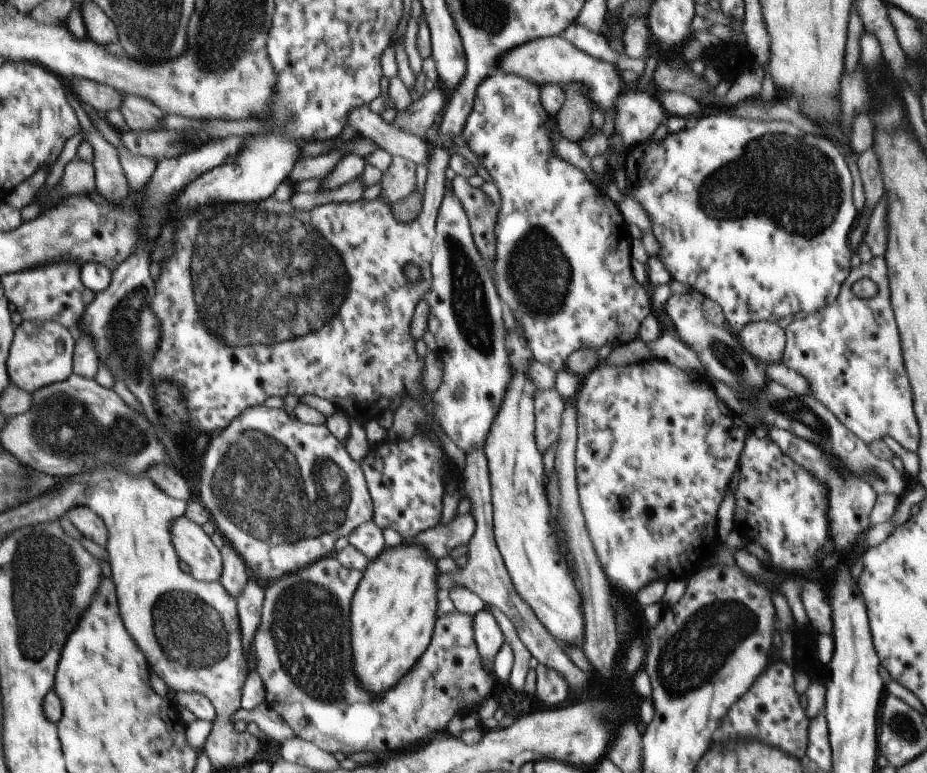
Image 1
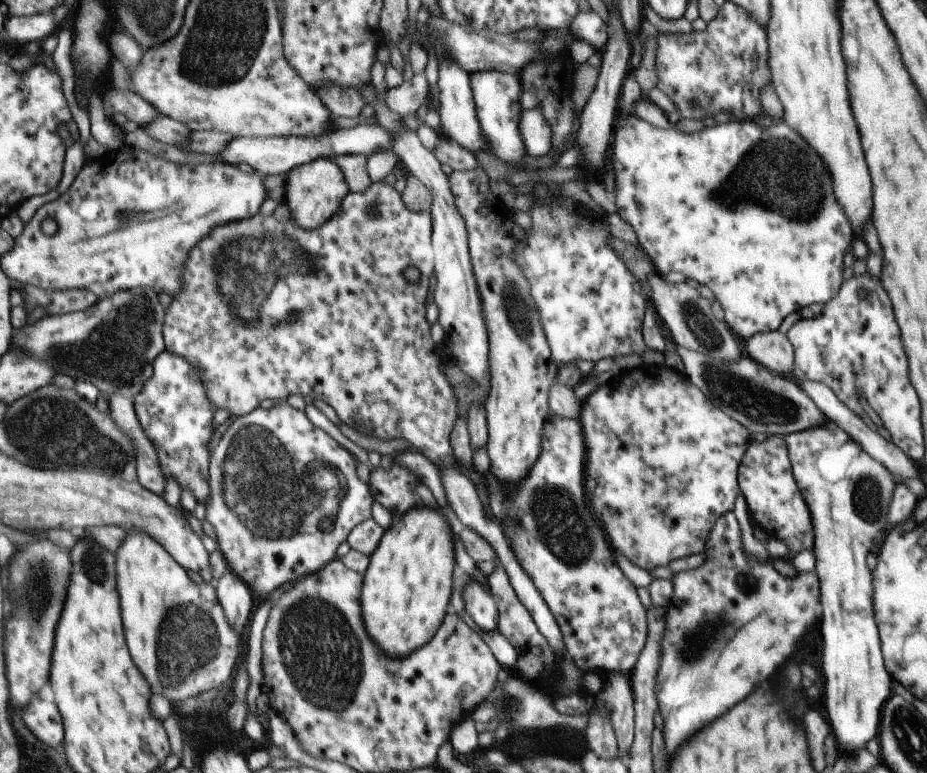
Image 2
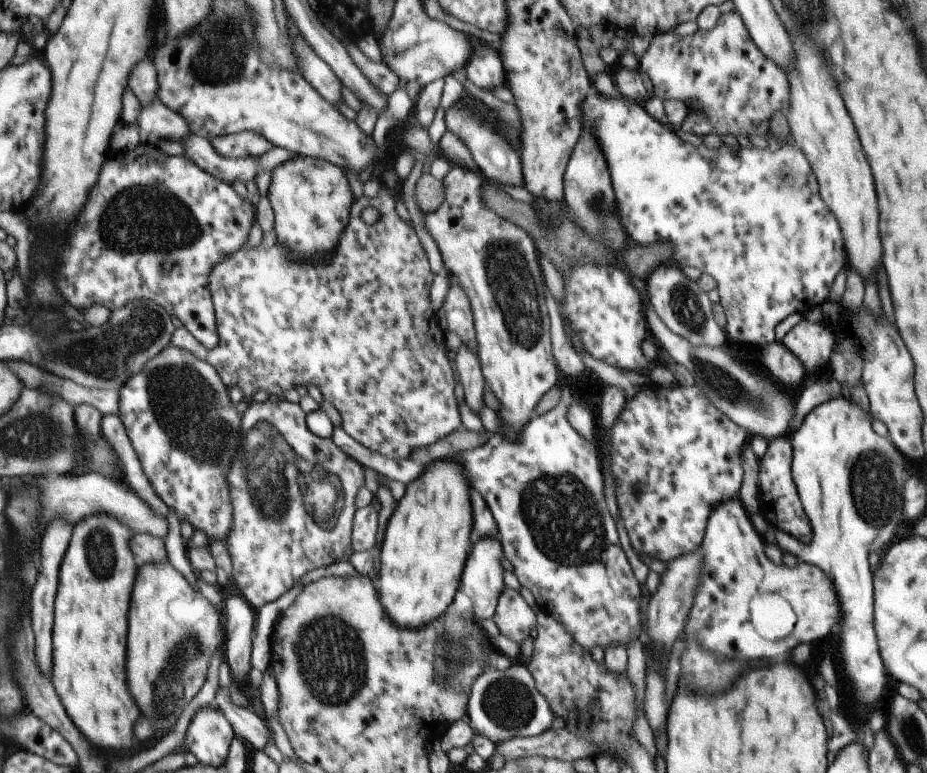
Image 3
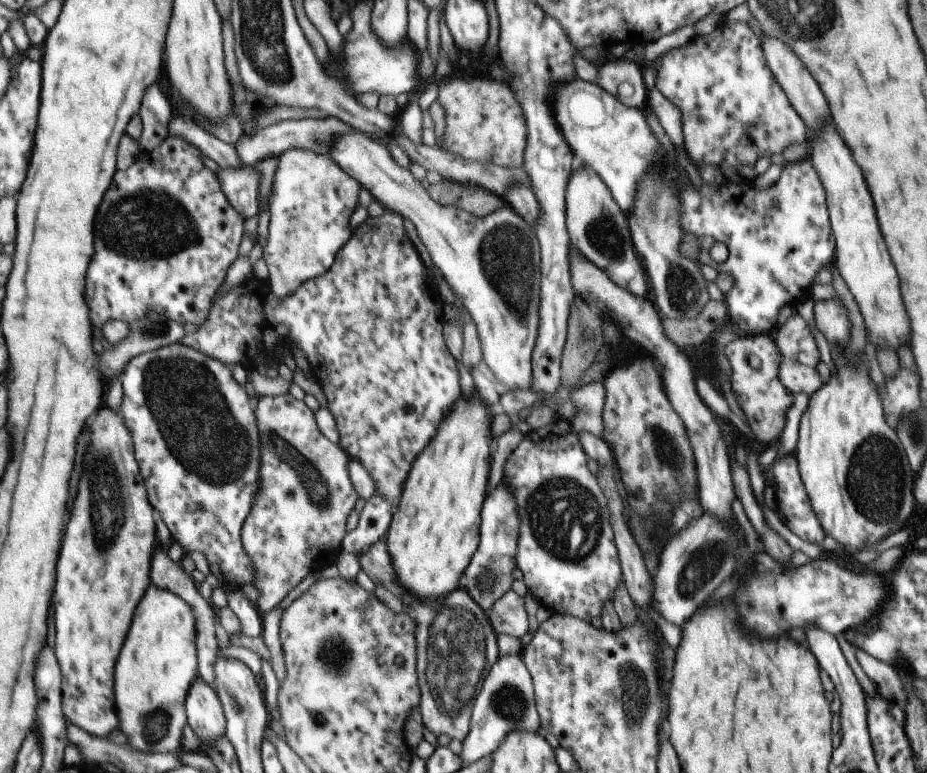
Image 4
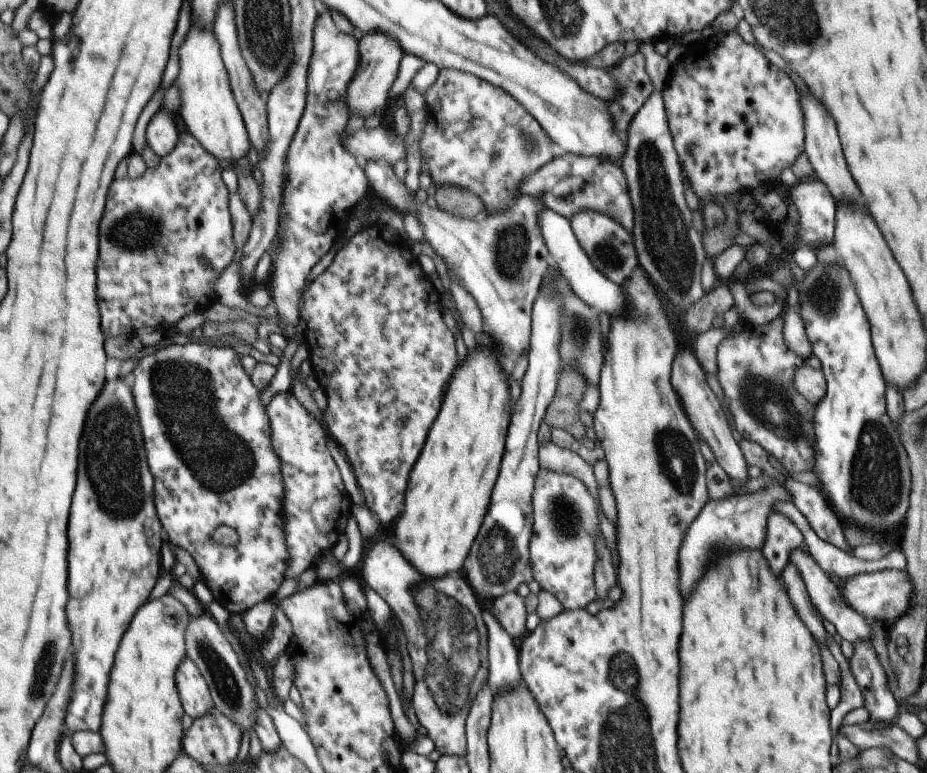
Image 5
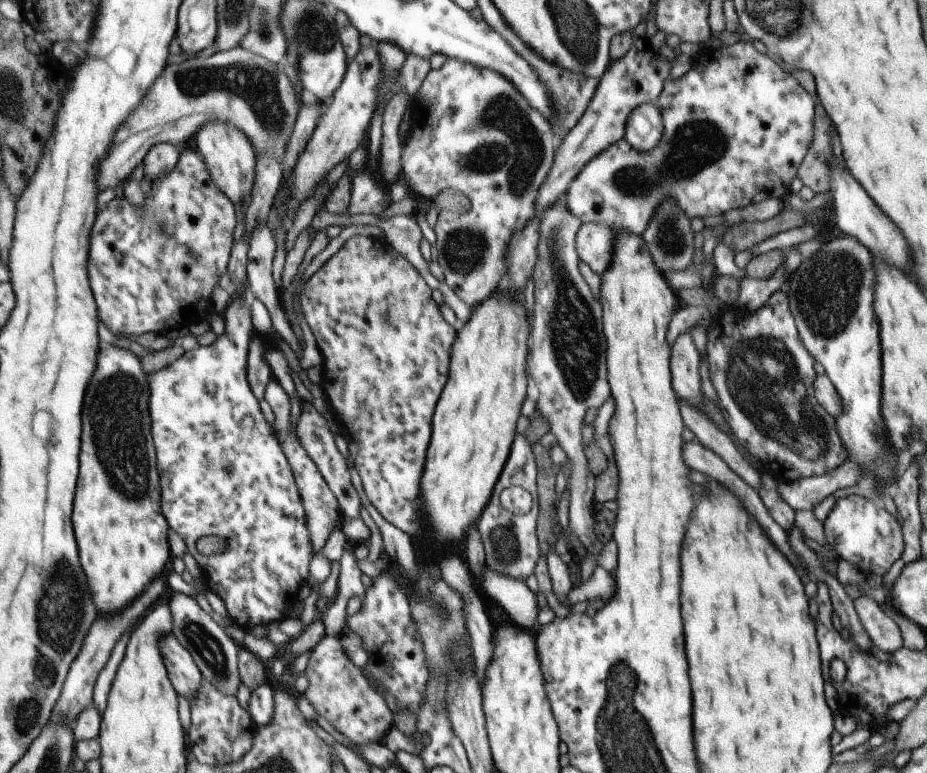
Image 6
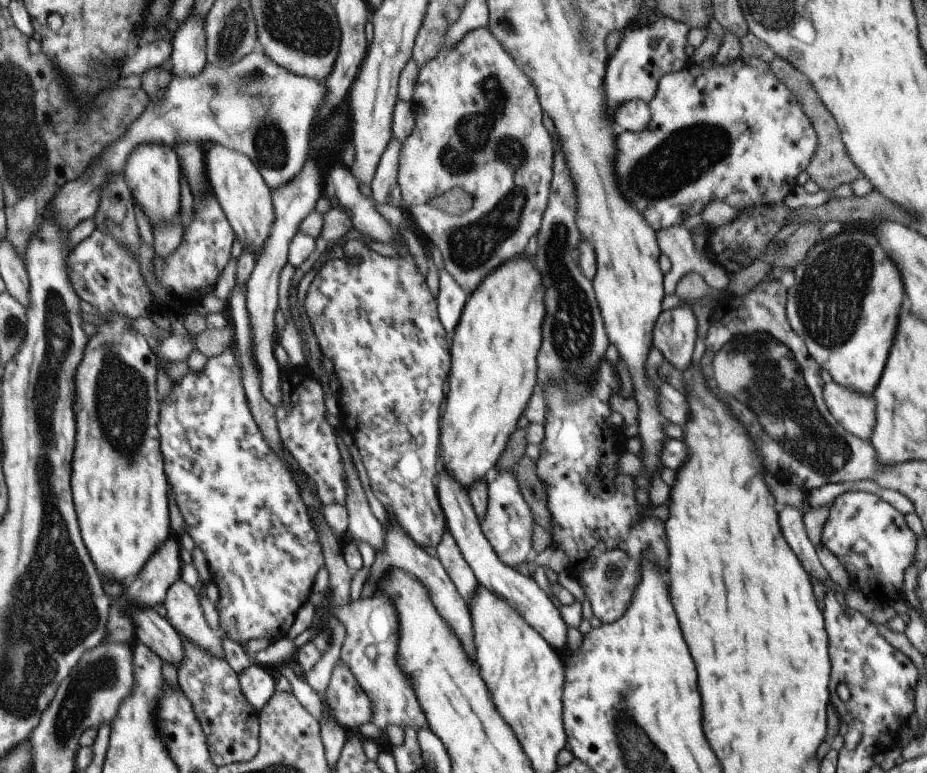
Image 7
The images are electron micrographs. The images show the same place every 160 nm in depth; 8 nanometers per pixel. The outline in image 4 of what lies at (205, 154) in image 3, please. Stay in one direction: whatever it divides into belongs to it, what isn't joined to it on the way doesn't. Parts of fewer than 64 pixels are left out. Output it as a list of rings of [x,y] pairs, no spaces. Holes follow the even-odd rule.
[[[252,166],[239,169],[221,169],[218,178],[222,195],[244,220],[258,211],[258,174]]]

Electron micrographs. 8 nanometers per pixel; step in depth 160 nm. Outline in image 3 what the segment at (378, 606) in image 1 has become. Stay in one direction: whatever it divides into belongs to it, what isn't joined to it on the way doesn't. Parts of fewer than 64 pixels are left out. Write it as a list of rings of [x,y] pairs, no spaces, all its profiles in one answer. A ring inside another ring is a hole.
[[[435,460],[425,466],[423,474],[405,486],[403,498],[397,502],[393,510],[385,534],[381,540],[379,558],[381,568],[379,576],[375,576],[379,586],[381,610],[389,614],[389,618],[397,624],[397,628],[419,630],[421,626],[442,617],[445,609],[452,602],[452,598],[459,584],[461,568],[469,548],[469,528],[471,528],[471,504],[469,504],[469,486],[465,474],[461,474],[461,466],[453,460]]]

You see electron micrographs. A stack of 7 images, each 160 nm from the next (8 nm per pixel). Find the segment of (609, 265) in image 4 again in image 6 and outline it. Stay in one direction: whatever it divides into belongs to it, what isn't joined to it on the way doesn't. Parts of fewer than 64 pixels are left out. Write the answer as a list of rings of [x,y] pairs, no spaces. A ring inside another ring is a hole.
[[[581,223],[574,238],[574,249],[581,262],[600,275],[608,269],[614,233],[597,223]]]

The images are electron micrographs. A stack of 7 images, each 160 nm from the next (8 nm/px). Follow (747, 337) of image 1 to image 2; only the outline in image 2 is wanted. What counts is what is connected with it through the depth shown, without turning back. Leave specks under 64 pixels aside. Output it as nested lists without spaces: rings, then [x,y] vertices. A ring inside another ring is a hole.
[[[775,331],[755,333],[745,342],[746,356],[772,373],[789,377],[794,352],[785,334]]]

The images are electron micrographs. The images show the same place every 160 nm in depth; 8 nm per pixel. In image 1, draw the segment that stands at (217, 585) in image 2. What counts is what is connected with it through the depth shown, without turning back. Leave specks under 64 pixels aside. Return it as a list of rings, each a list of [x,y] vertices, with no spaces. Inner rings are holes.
[[[223,544],[219,552],[222,565],[217,581],[221,584],[222,589],[236,602],[241,591],[248,583],[249,572],[247,572],[244,562],[231,545]]]

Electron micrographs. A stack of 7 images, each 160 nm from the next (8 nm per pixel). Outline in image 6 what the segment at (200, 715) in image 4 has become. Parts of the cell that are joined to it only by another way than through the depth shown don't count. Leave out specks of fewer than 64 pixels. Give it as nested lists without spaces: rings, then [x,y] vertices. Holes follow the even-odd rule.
[[[171,633],[161,637],[158,646],[171,686],[176,694],[189,700],[202,682],[201,673],[191,655]]]

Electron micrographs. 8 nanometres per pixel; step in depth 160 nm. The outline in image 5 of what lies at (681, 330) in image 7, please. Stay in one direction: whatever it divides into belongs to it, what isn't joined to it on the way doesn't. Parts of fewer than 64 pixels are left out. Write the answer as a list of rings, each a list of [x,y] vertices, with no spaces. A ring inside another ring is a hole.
[[[677,348],[677,354],[674,354],[674,356],[673,366],[671,366],[671,386],[673,386],[675,394],[681,398],[681,404],[683,404],[683,410],[685,410],[689,422],[693,424],[697,434],[709,444],[711,452],[715,454],[717,464],[725,470],[725,474],[733,482],[743,484],[745,482],[747,464],[745,464],[745,460],[743,460],[743,456],[739,452],[737,442],[731,436],[731,430],[729,430],[728,422],[725,418],[726,415],[723,414],[720,402],[711,391],[711,388],[707,386],[705,376],[703,376],[704,370],[700,367],[695,353],[689,352],[687,349]]]

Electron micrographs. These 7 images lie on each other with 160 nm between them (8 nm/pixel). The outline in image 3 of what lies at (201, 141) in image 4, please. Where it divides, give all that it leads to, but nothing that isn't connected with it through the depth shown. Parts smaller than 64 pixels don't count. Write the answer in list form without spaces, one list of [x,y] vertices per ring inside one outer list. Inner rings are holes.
[[[153,102],[149,108],[141,108],[137,126],[139,140],[149,144],[155,144],[163,139],[181,143],[190,132],[179,114],[171,112],[159,102]]]

